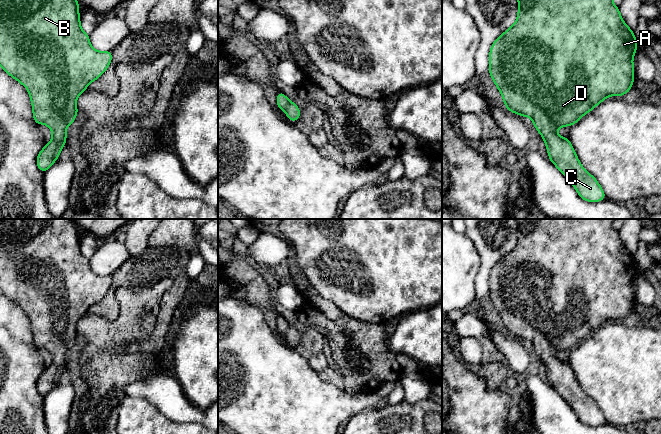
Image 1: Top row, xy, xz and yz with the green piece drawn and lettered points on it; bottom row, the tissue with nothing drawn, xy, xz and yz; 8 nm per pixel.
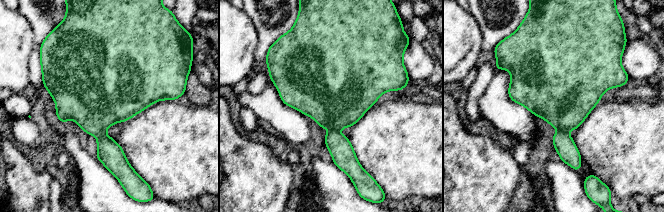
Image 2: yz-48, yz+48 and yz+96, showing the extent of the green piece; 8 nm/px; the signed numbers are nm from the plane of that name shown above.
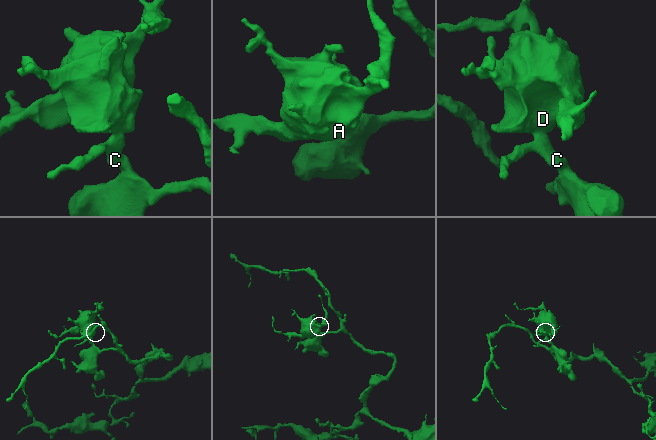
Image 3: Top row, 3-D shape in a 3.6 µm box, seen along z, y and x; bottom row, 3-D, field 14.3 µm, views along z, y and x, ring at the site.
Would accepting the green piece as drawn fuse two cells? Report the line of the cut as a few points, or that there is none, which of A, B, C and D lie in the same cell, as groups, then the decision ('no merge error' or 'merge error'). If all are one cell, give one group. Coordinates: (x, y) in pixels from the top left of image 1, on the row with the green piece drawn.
cut none; groups A B C D; no merge error

